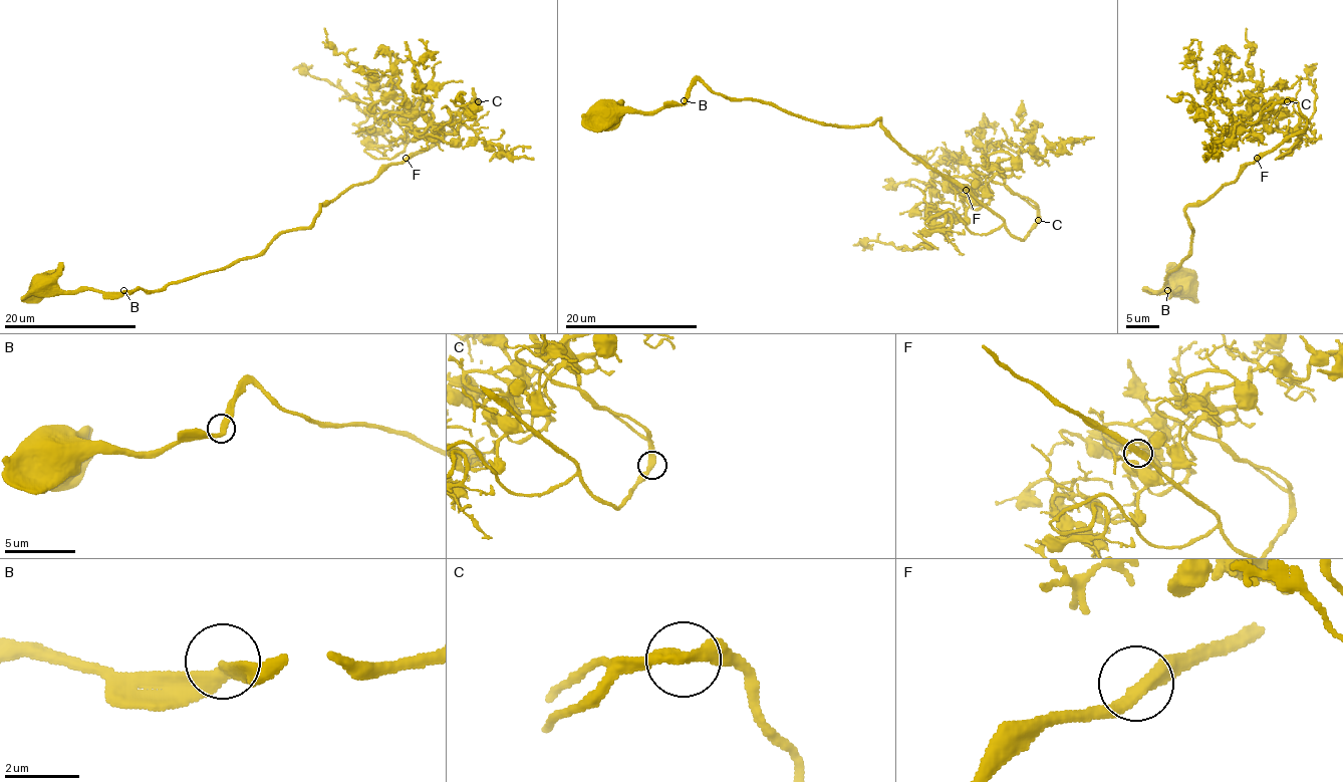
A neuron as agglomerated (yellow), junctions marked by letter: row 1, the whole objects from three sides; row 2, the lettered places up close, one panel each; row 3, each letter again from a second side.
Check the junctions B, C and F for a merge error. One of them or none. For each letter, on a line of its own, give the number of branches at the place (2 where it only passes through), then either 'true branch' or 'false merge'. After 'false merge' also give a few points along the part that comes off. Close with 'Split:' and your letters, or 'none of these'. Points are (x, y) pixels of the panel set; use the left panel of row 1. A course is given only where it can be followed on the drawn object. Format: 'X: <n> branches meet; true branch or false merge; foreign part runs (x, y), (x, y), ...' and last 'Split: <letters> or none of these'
B: 2 branches meet; true branch
C: 2 branches meet; true branch
F: 2 branches meet; true branch
Split: none of these

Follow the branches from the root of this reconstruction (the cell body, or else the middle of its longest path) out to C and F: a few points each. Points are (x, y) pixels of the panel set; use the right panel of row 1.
C: (1177, 283), (1173, 292), (1145, 288), (1159, 290), (1188, 254), (1185, 209), (1305, 125), (1287, 100)
F: (1177, 283), (1173, 292), (1145, 288), (1159, 290), (1188, 254), (1192, 227), (1185, 209), (1200, 206), (1257, 158)

